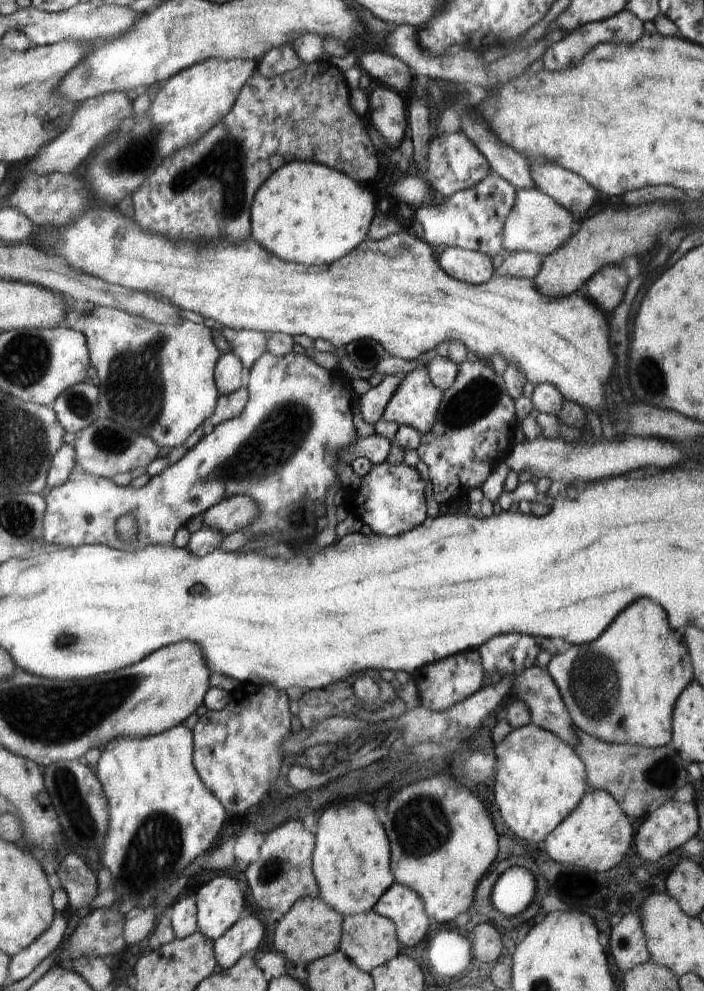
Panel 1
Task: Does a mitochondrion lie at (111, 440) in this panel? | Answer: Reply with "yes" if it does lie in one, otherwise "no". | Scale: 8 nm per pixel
yes

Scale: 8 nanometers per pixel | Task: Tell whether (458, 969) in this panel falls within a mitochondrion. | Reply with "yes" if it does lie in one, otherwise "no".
no

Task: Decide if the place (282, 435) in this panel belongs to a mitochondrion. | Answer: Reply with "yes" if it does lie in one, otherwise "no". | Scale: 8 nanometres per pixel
yes

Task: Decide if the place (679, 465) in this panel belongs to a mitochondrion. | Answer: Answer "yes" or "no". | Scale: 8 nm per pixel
no

